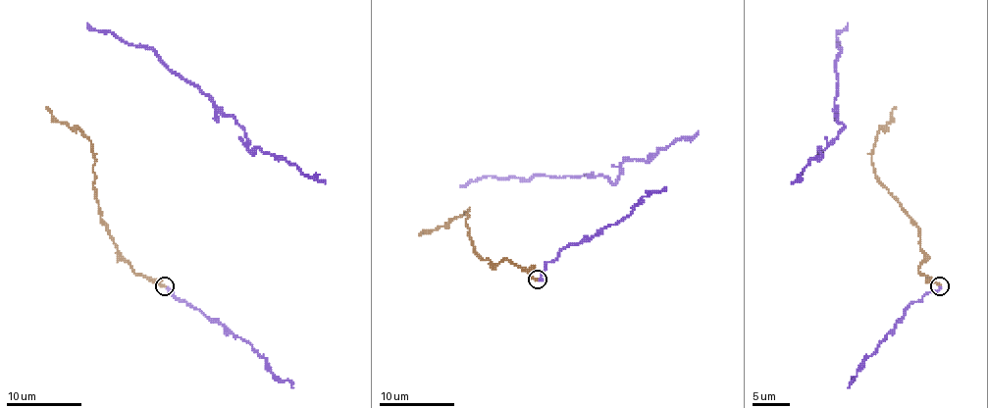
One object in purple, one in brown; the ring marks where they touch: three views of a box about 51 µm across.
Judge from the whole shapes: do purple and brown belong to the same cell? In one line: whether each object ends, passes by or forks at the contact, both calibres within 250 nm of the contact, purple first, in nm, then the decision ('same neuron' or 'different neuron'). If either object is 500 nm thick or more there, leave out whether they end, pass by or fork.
purple ends there; brown ends there; 200 nm thick on the purple side, 200 nm on the other; different neuron

